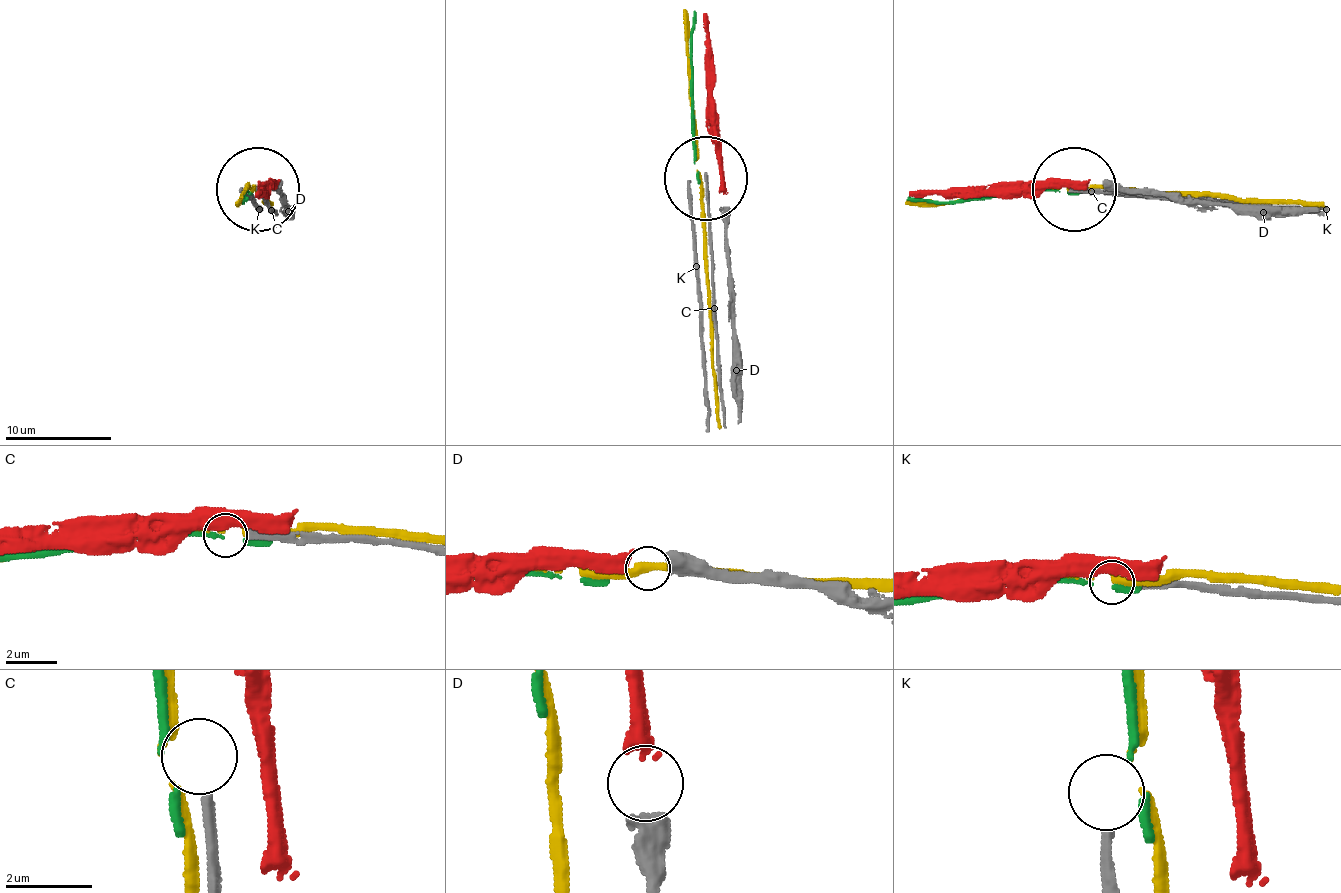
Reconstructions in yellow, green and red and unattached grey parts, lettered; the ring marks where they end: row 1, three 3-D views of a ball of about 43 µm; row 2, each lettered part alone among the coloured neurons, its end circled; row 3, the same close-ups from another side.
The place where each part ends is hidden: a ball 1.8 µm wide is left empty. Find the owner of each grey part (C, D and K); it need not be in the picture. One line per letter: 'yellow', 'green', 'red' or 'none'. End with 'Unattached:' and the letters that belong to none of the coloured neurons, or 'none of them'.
C: none
D: red
K: none
Unattached: C, K

